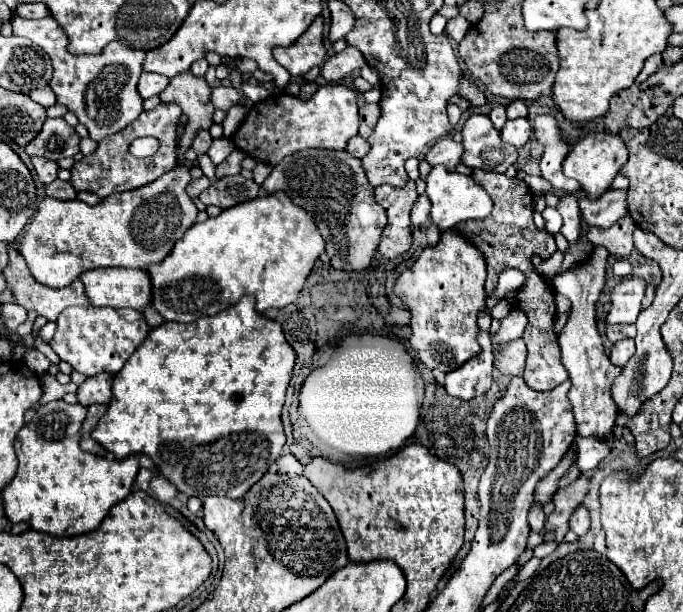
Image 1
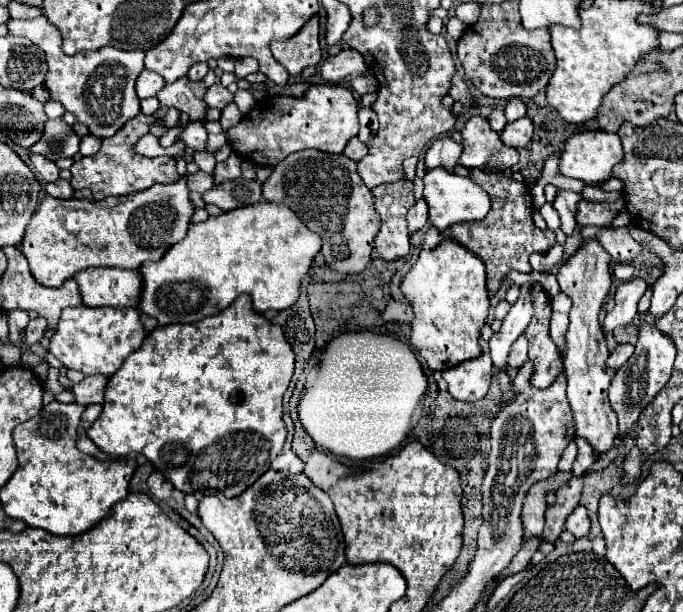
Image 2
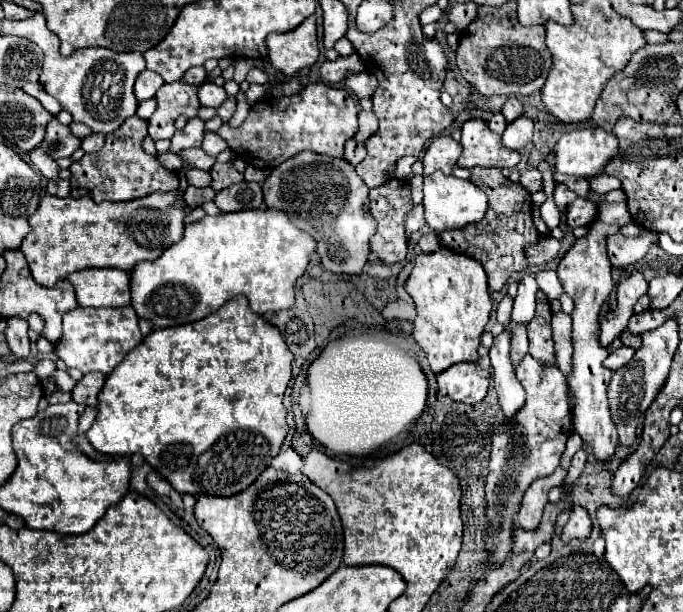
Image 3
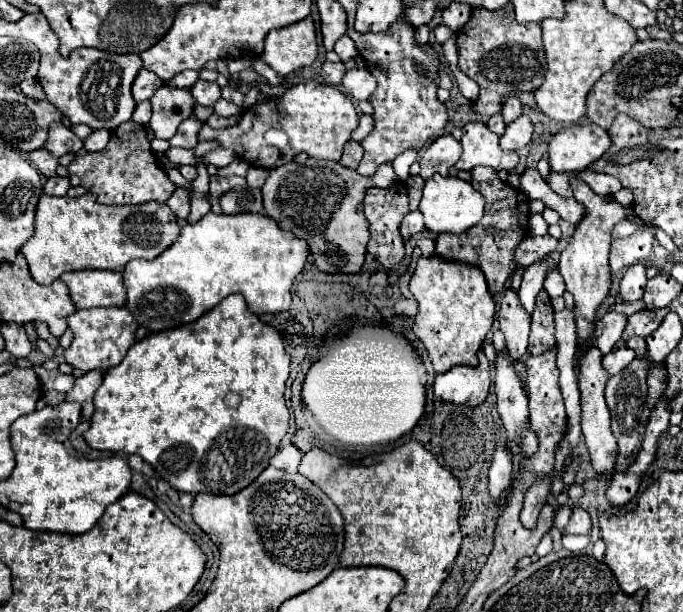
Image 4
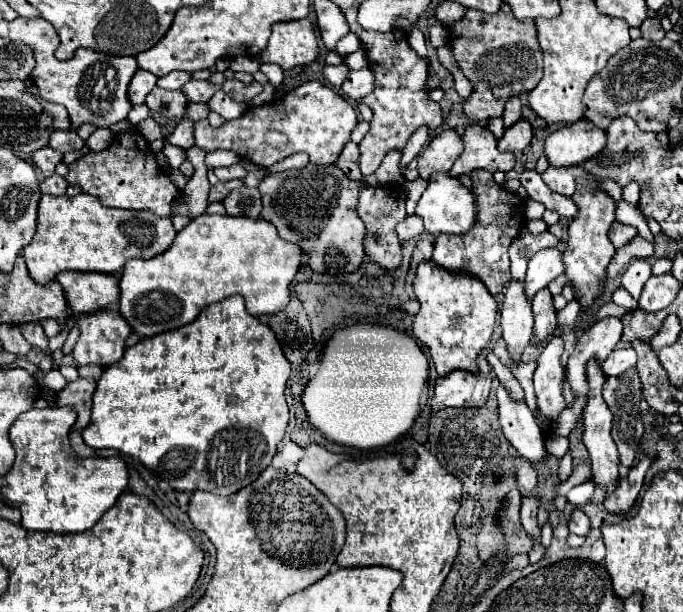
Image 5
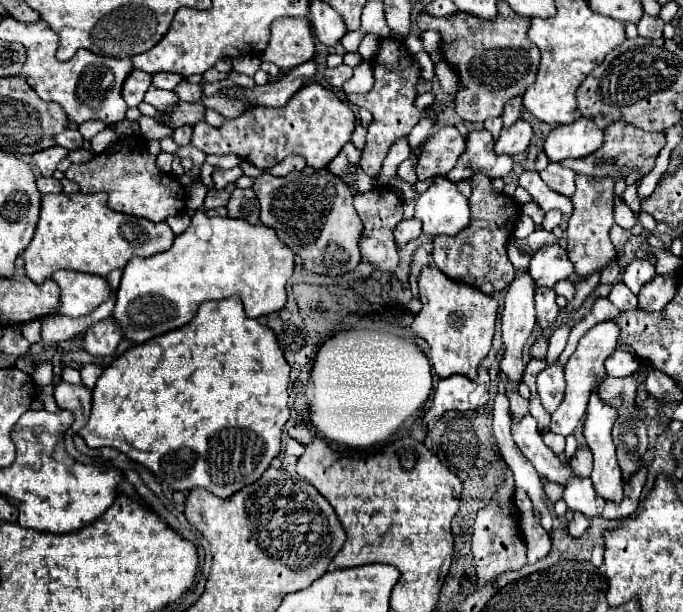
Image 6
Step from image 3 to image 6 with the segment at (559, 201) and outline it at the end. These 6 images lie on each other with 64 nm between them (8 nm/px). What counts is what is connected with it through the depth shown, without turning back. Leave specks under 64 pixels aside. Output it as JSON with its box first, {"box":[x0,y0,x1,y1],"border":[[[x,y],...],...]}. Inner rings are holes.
{"box":[540,164,574,196],"border":[[[548,164],[546,170],[540,172],[540,178],[554,190],[560,192],[564,196],[572,196],[574,194],[574,170],[562,168],[560,164]]]}

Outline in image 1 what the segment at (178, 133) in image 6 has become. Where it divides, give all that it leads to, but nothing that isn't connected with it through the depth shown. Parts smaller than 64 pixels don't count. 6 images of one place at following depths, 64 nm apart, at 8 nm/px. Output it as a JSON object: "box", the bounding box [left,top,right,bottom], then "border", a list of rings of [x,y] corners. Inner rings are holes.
{"box":[192,130,212,154],"border":[[[202,130],[202,132],[196,132],[194,140],[192,140],[192,148],[196,150],[196,154],[206,154],[208,148],[212,144],[212,136],[208,134],[208,130]]]}

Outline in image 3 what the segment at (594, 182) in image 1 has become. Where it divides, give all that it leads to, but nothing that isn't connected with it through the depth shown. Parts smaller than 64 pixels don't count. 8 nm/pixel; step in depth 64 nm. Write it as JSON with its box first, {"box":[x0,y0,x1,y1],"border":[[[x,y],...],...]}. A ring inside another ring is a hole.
{"box":[554,128,616,178],"border":[[[602,128],[564,132],[564,136],[554,146],[554,168],[560,174],[582,178],[596,176],[614,156],[616,148],[616,136],[612,132],[604,132]]]}

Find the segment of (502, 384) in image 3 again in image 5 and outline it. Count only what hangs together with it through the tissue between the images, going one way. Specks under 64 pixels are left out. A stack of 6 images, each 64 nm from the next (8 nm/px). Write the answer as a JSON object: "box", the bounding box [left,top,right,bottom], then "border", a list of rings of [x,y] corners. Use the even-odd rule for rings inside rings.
{"box":[498,386,548,464],"border":[[[498,386],[498,412],[500,426],[504,430],[506,440],[518,450],[520,456],[530,460],[532,464],[544,464],[548,460],[548,452],[544,448],[544,436],[532,416],[530,408],[522,402],[514,402],[504,386]]]}

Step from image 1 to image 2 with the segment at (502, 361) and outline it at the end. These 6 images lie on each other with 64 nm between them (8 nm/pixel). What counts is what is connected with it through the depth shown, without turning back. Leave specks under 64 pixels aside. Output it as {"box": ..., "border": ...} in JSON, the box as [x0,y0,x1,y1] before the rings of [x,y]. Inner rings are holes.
{"box":[508,334,528,368],"border":[[[522,334],[514,344],[512,344],[512,350],[510,350],[510,356],[508,356],[508,366],[510,368],[520,368],[520,364],[526,362],[526,356],[528,354],[528,340],[526,336]]]}

